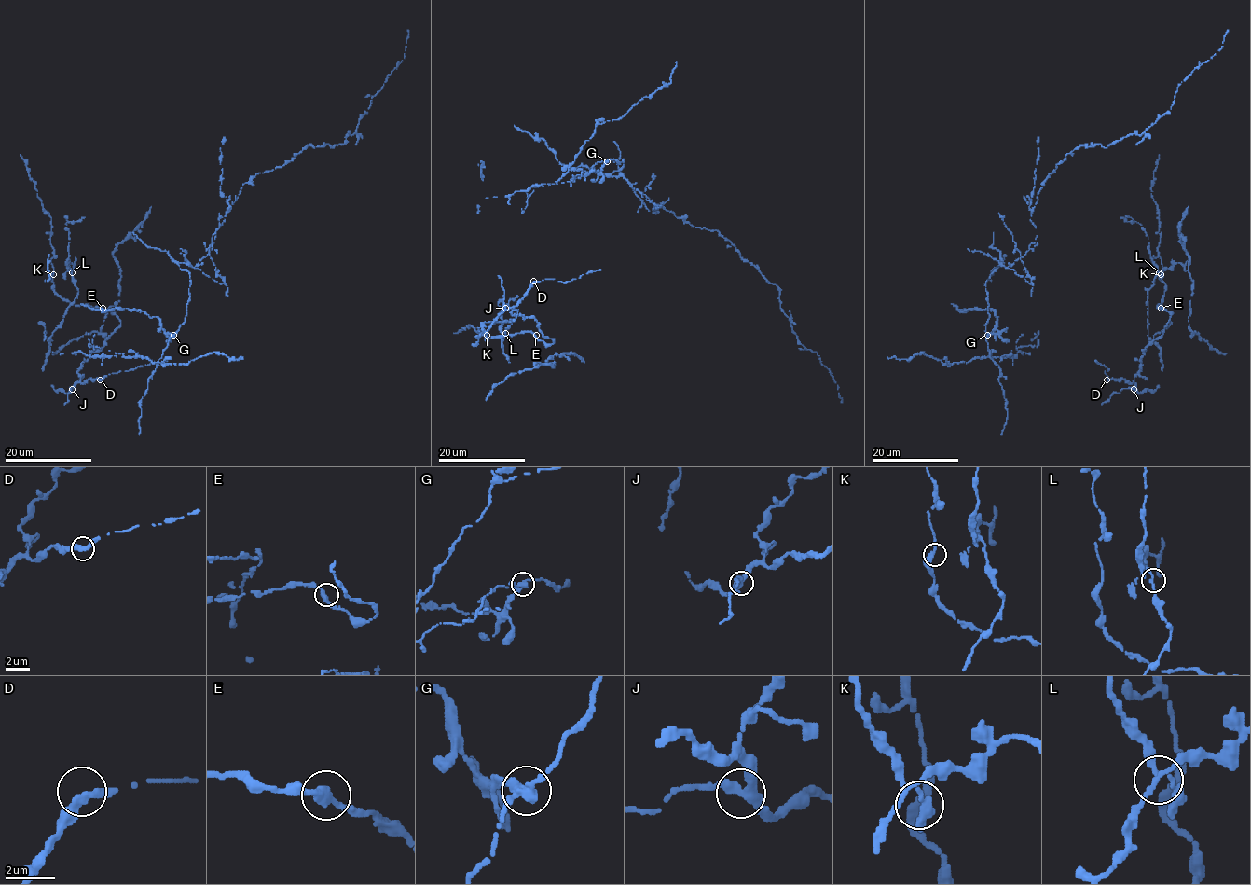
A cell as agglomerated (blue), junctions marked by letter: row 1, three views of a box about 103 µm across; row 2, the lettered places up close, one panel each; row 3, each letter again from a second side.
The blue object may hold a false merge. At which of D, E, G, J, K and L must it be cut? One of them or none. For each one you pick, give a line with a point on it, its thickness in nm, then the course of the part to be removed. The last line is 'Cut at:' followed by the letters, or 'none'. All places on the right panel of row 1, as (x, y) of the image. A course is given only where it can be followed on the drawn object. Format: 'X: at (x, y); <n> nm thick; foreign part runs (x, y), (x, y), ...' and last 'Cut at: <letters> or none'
G: at (987, 335); 320 nm thick; foreign part runs (986, 335), (985, 281), (1035, 242), (1031, 212), (1056, 165), (1169, 113), (1228, 30)
Cut at: G

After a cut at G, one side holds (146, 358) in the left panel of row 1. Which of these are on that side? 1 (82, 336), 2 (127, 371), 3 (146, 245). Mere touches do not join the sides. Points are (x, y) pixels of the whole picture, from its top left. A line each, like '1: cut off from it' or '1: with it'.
1: cut off from it
2: cut off from it
3: with it

